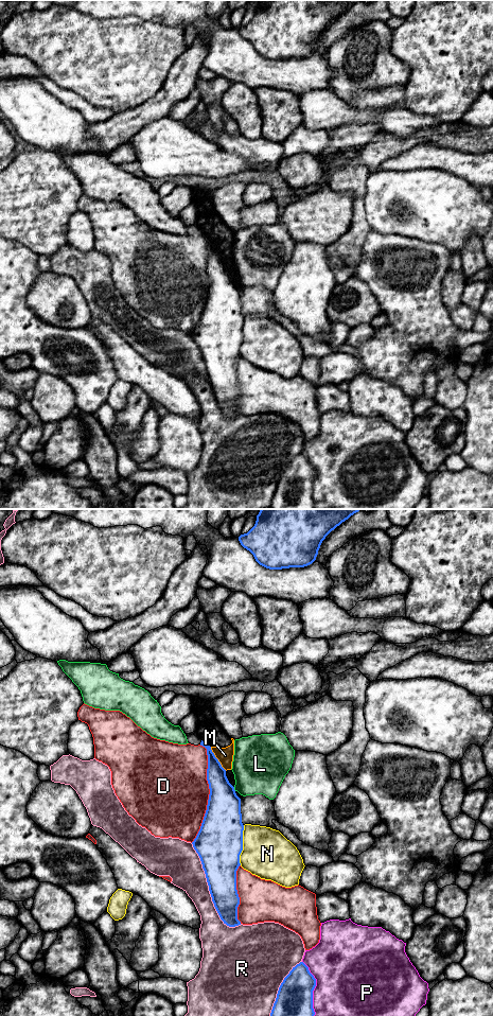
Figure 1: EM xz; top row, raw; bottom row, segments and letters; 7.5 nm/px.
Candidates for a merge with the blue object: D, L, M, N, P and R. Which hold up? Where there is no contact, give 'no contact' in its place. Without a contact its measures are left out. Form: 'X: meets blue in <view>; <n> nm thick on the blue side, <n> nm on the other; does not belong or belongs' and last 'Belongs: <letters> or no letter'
D: meets blue in xz; 300 nm thick on the blue side, 480 nm on the other; does not belong
L: meets blue in xz; 280 nm thick on the blue side, 400 nm on the other; does not belong
M: meets blue in xz; 180 nm thick on the blue side, 130 nm on the other; does not belong
N: meets blue in xz; 360 nm thick on the blue side, 380 nm on the other; does not belong
P: meets blue in xz; 320 nm thick on the blue side, 480 nm on the other; does not belong
R: meets blue in xz; 280 nm thick on the blue side, 260 nm on the other; does not belong
Belongs: no letter

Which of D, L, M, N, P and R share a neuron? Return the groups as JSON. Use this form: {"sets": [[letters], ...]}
{"sets": [["D"], ["L"], ["M"], ["N"], ["P"], ["R"]]}

